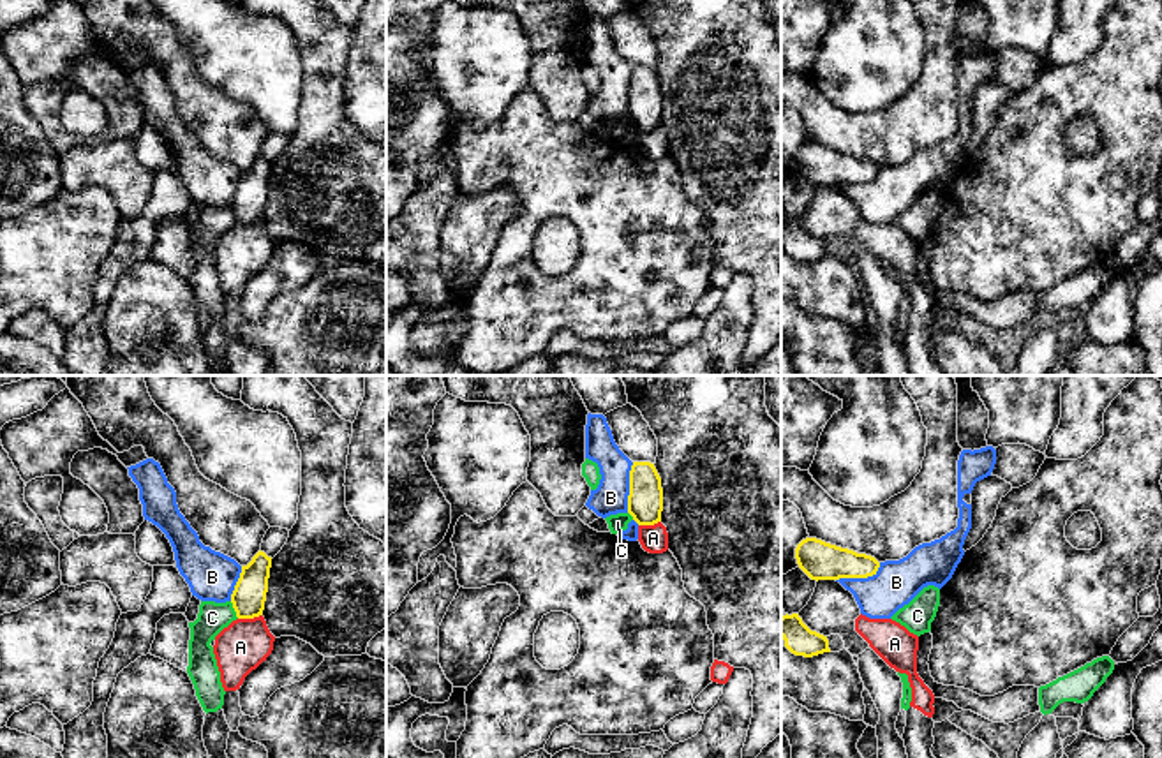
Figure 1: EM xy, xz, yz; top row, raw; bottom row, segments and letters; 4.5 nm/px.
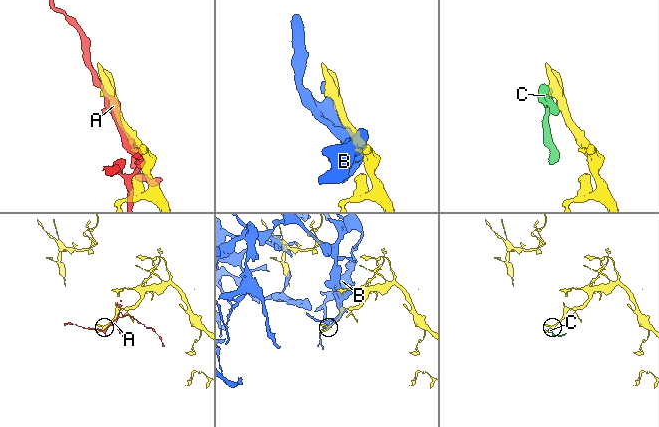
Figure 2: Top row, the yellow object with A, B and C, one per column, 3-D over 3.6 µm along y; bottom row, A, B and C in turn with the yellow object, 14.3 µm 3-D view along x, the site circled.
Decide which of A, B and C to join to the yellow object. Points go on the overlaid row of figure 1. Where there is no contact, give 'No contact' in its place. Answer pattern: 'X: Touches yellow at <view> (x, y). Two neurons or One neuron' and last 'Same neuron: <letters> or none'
A: Touches yellow at xy (249, 617). Two neurons
B: Touches yellow at yz (859, 577). Two neurons
C: Touches yellow at xy (235, 610). One neuron
Same neuron: C

